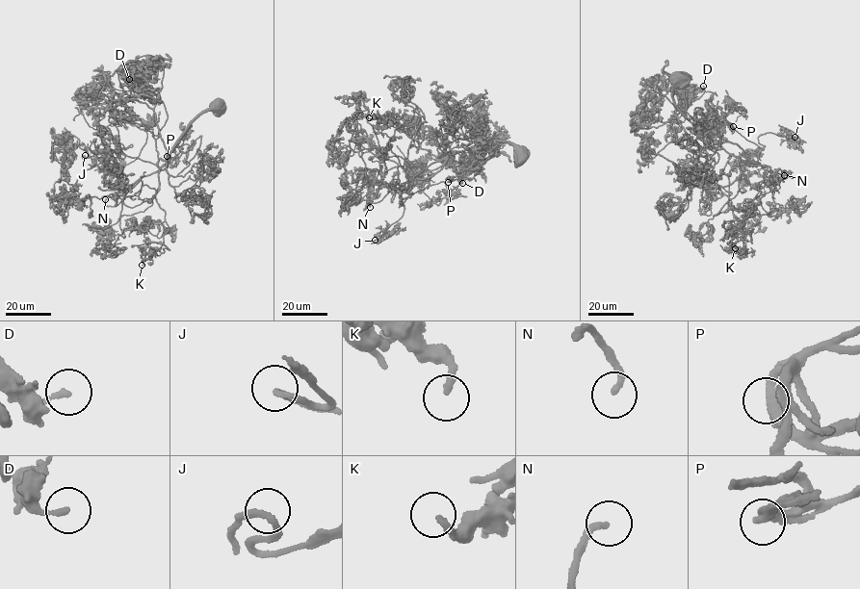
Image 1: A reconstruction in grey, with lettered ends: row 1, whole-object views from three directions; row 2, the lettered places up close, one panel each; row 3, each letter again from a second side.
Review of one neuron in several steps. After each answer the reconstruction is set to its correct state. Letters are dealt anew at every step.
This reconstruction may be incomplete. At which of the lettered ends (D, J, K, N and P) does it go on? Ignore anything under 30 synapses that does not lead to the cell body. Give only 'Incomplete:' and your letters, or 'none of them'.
Incomplete: N

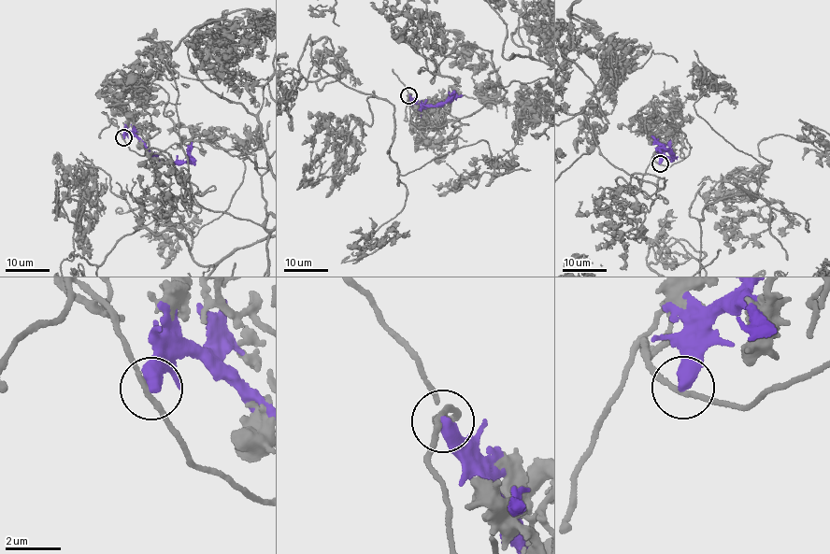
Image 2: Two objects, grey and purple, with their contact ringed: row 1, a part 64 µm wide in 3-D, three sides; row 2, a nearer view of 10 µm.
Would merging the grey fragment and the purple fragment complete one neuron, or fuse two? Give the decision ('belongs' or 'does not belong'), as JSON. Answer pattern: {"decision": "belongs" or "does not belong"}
{"decision": "does not belong"}

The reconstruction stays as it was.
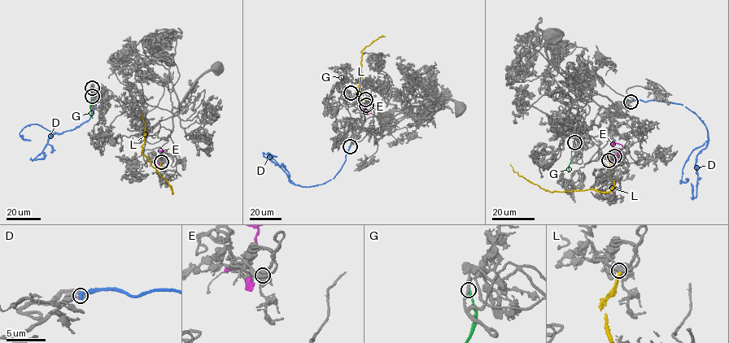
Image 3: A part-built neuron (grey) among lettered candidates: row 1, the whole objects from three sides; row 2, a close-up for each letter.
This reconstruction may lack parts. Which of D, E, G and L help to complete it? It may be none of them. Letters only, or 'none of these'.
none of these

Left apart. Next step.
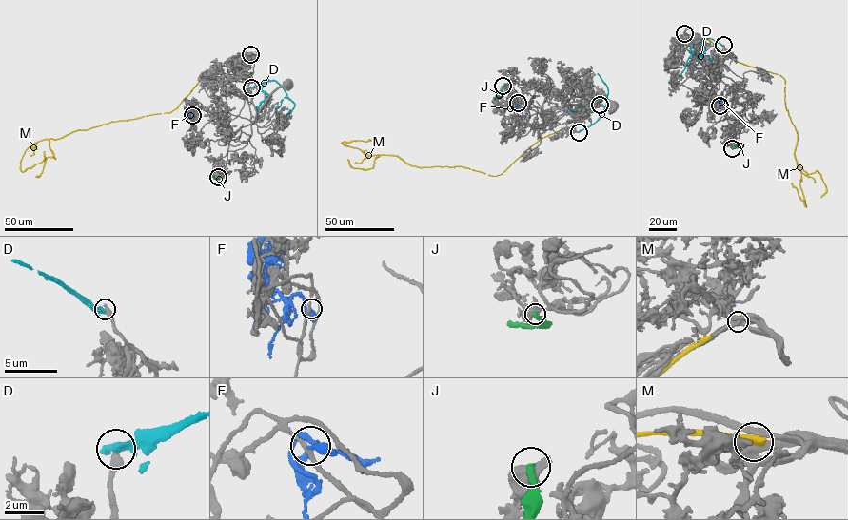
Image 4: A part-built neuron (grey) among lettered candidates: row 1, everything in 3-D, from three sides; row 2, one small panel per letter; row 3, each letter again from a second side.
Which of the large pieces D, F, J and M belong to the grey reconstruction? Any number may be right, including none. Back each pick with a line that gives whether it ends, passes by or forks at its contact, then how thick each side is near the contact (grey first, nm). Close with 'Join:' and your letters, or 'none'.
F: It ends there. Thickness 190 nm (grey) against 380 nm
Join: F

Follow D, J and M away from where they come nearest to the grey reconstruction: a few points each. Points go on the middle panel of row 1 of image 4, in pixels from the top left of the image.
D: (579, 132), (597, 122), (605, 105), (608, 90), (598, 73)
J: (502, 86), (495, 98)
M: (600, 105), (576, 125), (542, 137), (495, 176), (461, 166), (421, 168), (341, 143), (371, 140)

